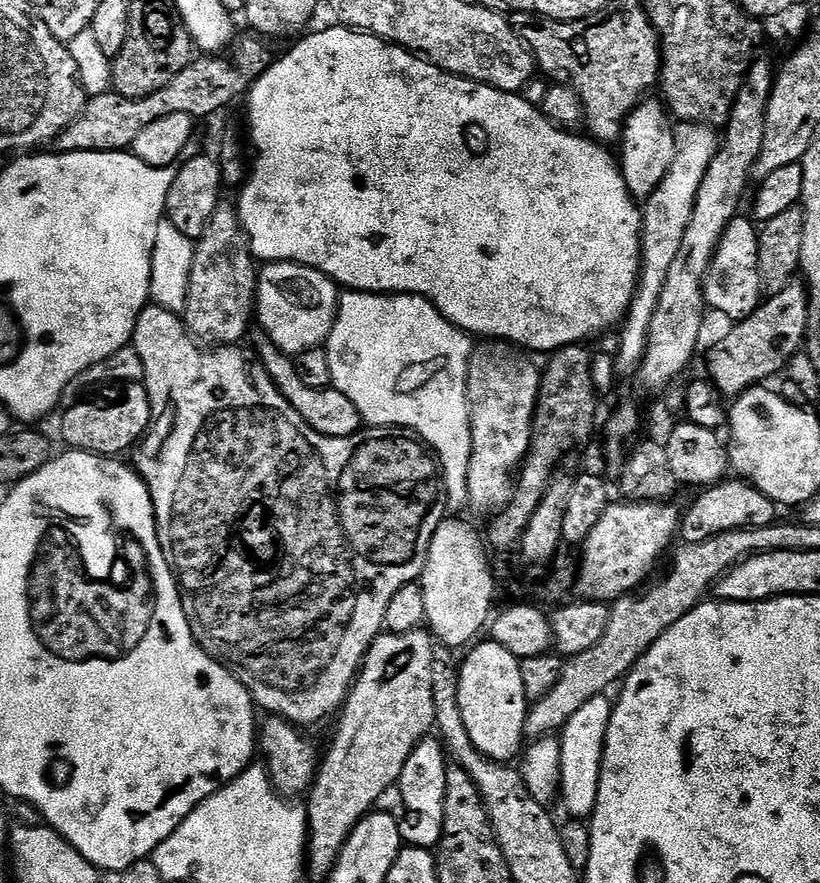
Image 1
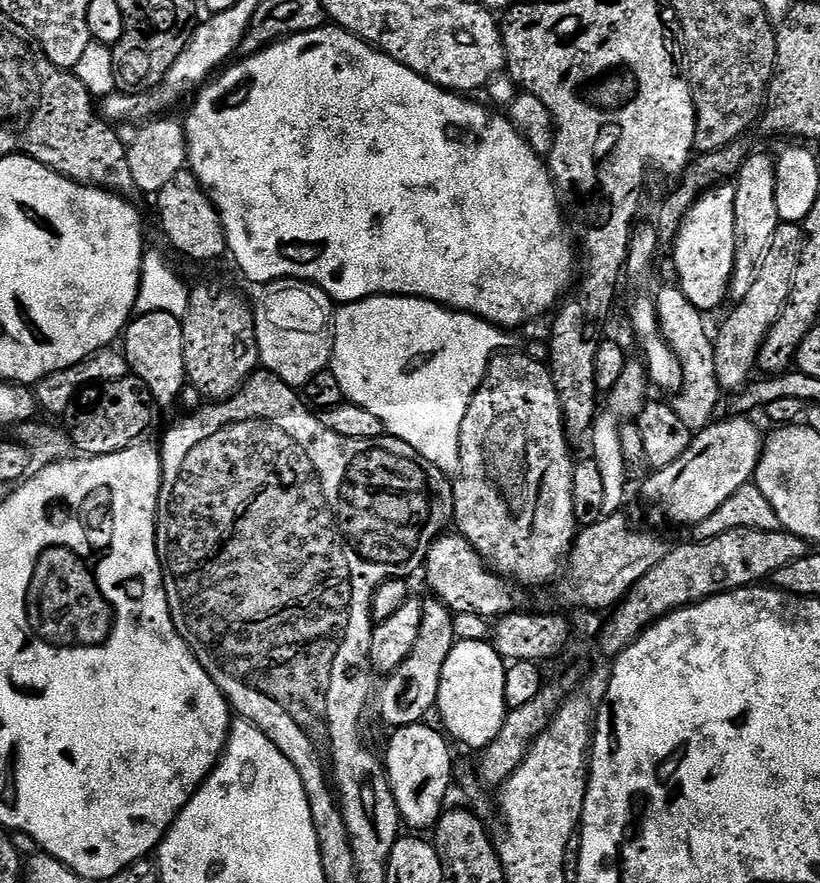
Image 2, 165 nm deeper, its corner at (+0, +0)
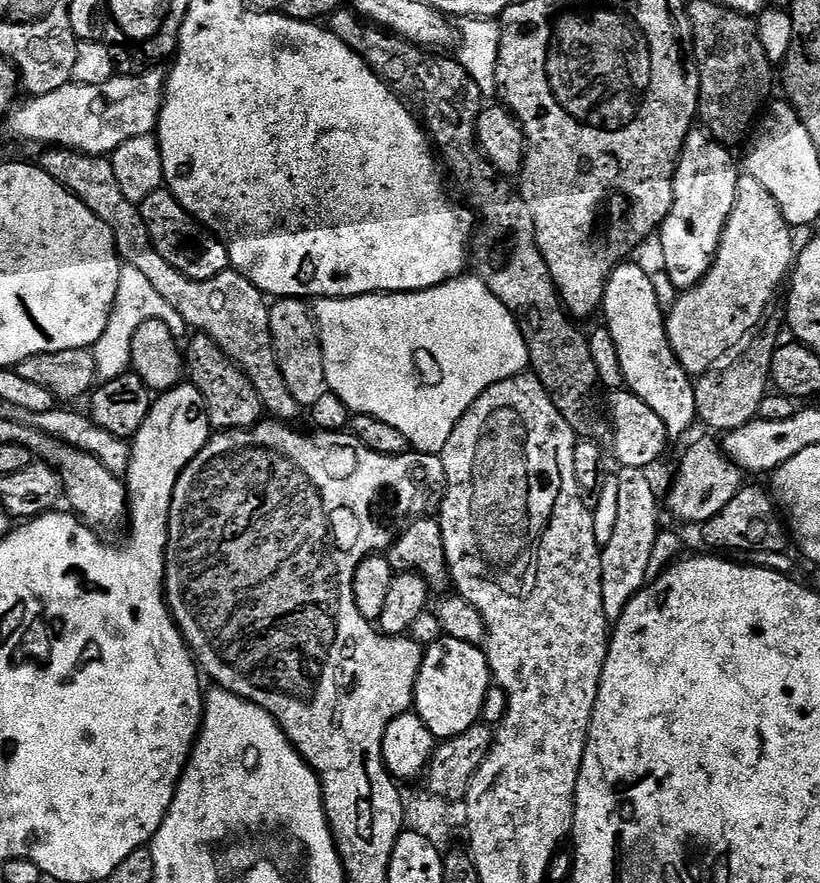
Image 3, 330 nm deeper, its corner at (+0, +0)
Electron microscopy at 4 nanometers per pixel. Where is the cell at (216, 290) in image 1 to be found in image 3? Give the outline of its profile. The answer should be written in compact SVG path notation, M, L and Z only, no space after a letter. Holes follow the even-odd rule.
M203 334L193 335L193 340L186 344L186 376L196 389L202 394L204 405L208 407L208 423L216 430L243 430L251 428L262 416L262 401L260 395L254 390L250 378L236 365L228 355L217 346L209 336Z

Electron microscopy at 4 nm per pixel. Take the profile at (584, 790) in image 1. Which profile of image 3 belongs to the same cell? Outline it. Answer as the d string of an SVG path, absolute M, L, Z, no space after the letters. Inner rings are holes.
M626 466L619 467L616 473L619 483L618 517L610 542L601 549L600 555L603 613L610 624L620 620L629 601L645 587L651 571L650 558L660 531L660 508L649 473L642 468Z

